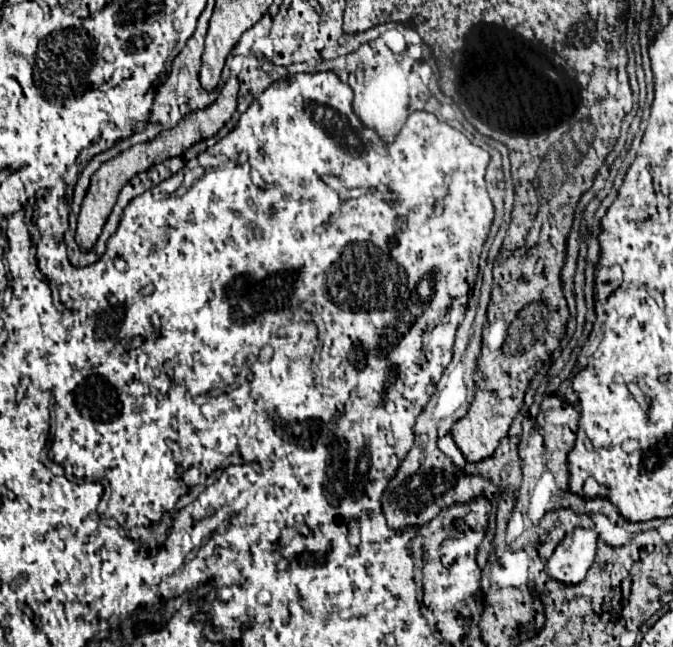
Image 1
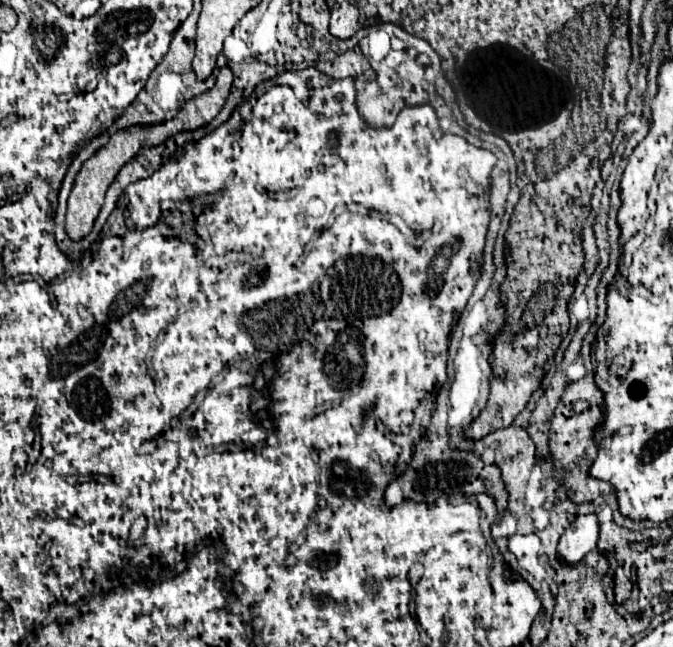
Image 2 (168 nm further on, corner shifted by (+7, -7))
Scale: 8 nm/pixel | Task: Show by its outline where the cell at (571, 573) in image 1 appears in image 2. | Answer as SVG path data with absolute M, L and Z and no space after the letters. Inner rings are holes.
M578 515L558 543L558 559L570 567L580 563L598 541L596 515Z

